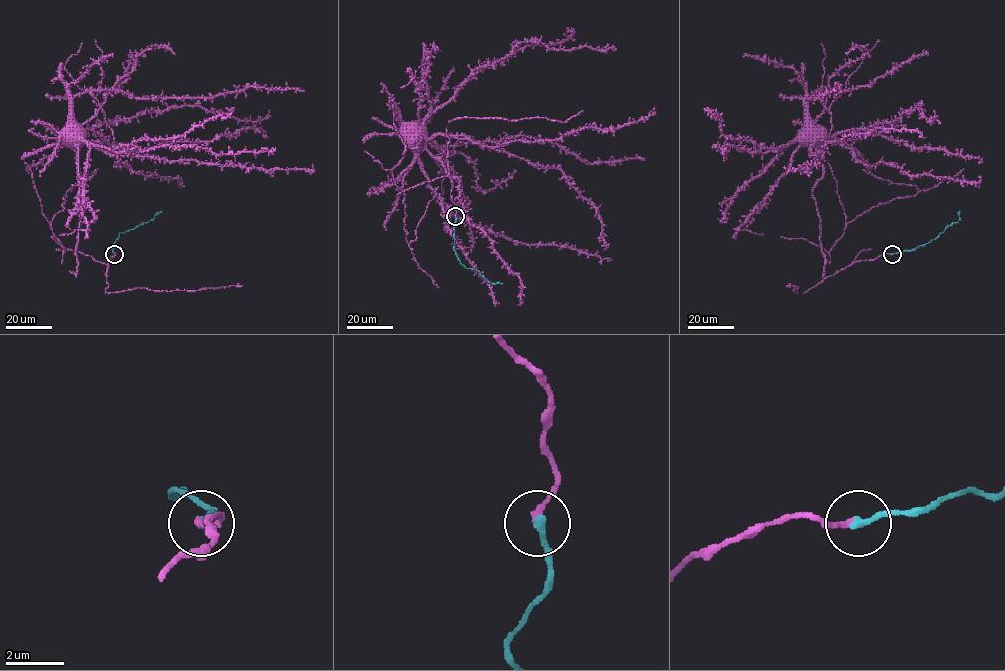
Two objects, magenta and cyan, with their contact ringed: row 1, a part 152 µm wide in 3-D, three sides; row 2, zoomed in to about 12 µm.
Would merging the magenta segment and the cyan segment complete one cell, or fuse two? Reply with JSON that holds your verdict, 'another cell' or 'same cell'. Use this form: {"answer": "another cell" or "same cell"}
{"answer": "same cell"}

